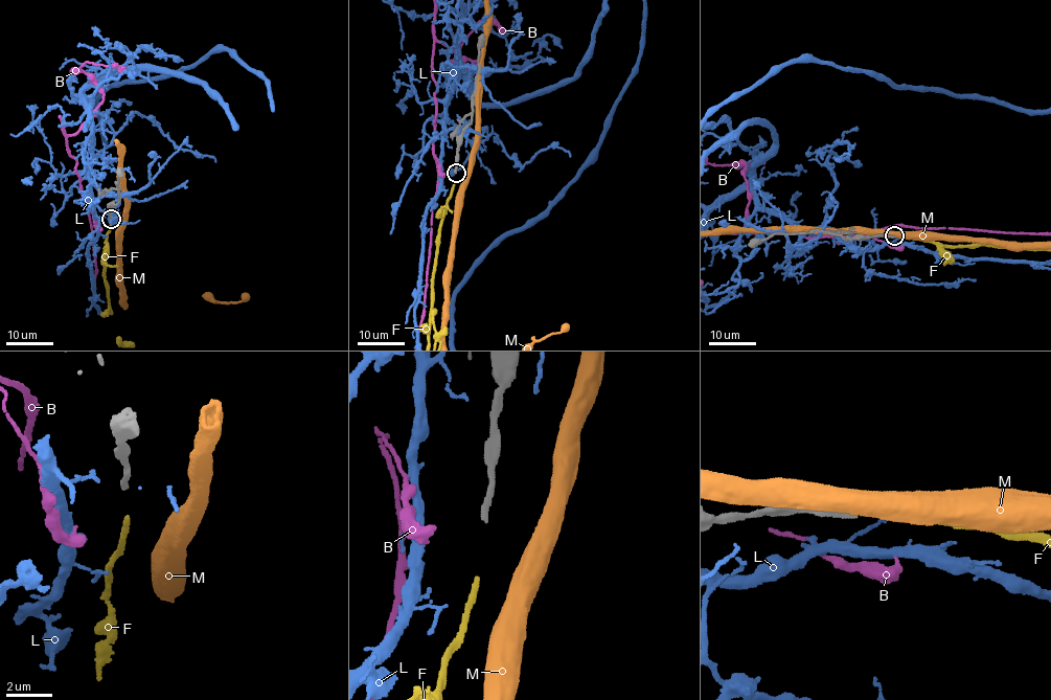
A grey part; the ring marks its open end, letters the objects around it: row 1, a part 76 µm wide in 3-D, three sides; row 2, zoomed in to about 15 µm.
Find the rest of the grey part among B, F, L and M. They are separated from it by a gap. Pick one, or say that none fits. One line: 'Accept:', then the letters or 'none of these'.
Accept: F

